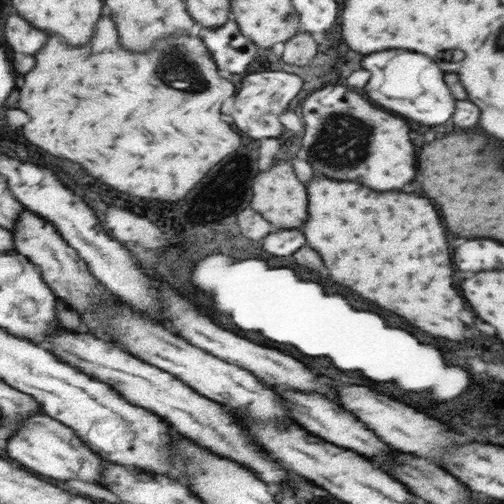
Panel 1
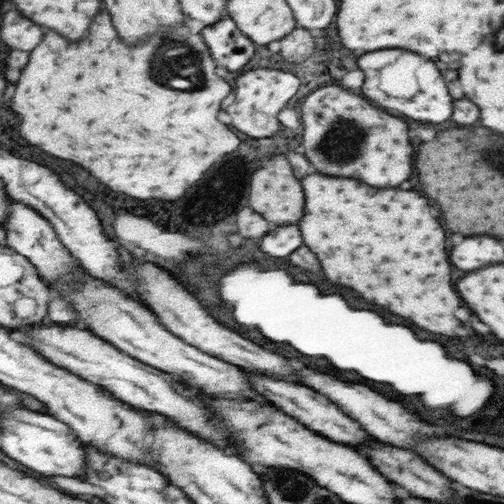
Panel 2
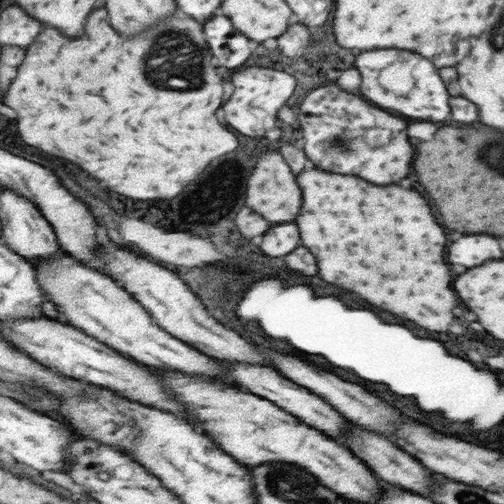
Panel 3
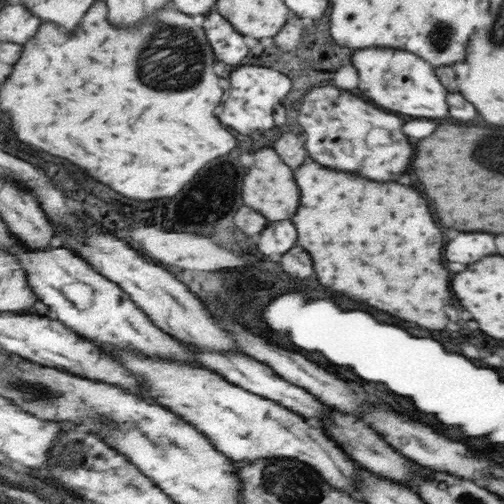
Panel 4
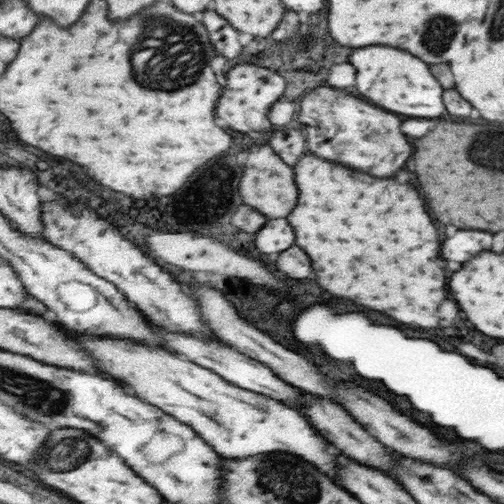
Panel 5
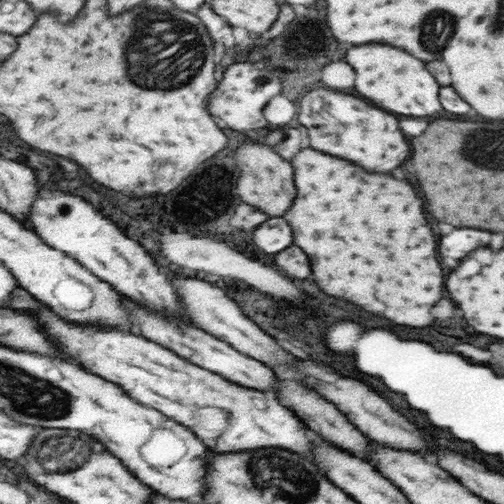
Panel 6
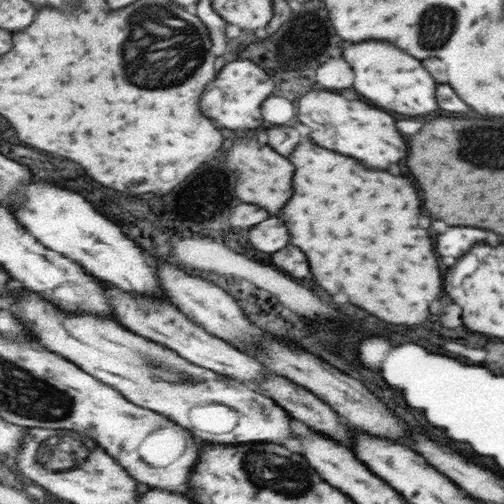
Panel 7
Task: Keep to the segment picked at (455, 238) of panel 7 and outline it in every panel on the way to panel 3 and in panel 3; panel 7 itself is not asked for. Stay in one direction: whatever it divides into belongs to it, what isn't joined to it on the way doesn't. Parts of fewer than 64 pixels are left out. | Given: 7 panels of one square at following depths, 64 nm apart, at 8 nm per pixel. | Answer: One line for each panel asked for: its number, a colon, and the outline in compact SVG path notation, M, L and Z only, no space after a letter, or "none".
3: M461 236L451 244L451 264L473 268L493 258L503 258L503 252L499 250L499 242L491 236Z
4: M469 232L457 234L453 240L447 242L447 260L459 264L473 264L483 256L493 256L493 236L483 232Z
5: M457 230L451 238L443 240L443 256L453 262L467 262L483 250L491 250L491 234L475 230Z
6: M459 228L459 230L449 232L447 236L441 236L441 240L439 240L439 252L443 252L443 256L461 260L471 250L487 246L489 238L491 238L489 232L473 230L473 228Z

